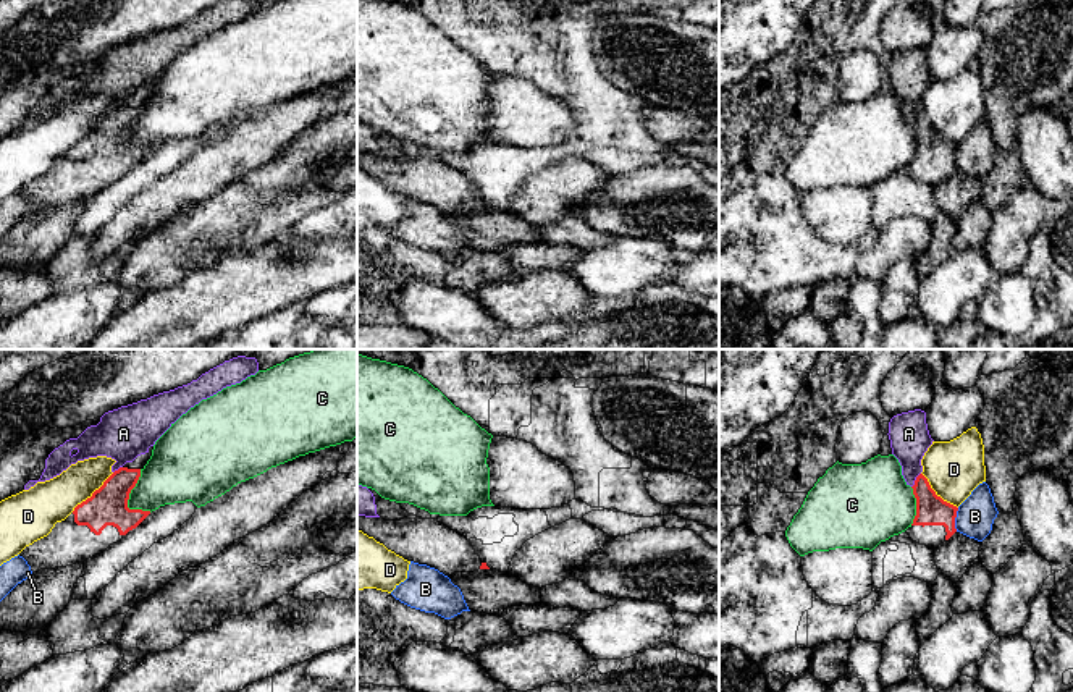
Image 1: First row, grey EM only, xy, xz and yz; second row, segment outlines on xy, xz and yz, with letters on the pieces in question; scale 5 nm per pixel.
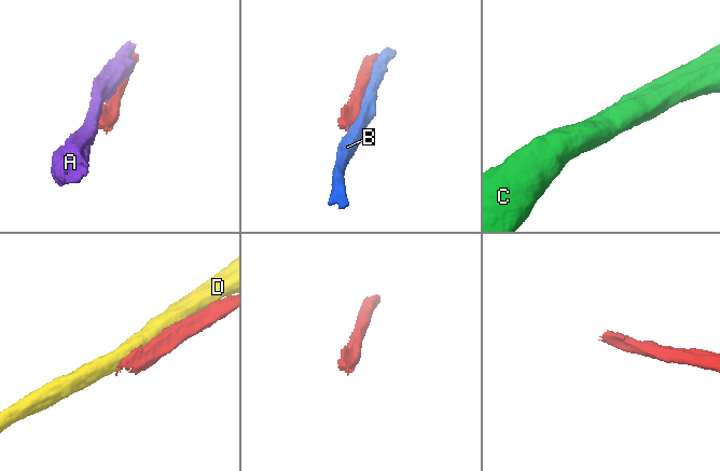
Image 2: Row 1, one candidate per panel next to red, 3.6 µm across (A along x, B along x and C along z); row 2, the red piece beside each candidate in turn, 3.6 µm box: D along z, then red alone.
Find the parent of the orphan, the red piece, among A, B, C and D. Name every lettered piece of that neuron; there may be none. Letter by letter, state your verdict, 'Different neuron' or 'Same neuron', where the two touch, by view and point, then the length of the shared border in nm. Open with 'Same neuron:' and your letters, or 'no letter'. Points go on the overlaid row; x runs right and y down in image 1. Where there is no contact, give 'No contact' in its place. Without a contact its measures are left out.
Same neuron: no letter
A: Different neuron. Touches red at yz (915, 481). Shared border 90 nm
B: Different neuron. Touches red at yz (954, 519). Shared border 120 nm
C: Different neuron. Touches red at xy (128, 498). Shared border 220 nm
D: Different neuron. Touches red at xy (92, 493). Shared border 300 nm

